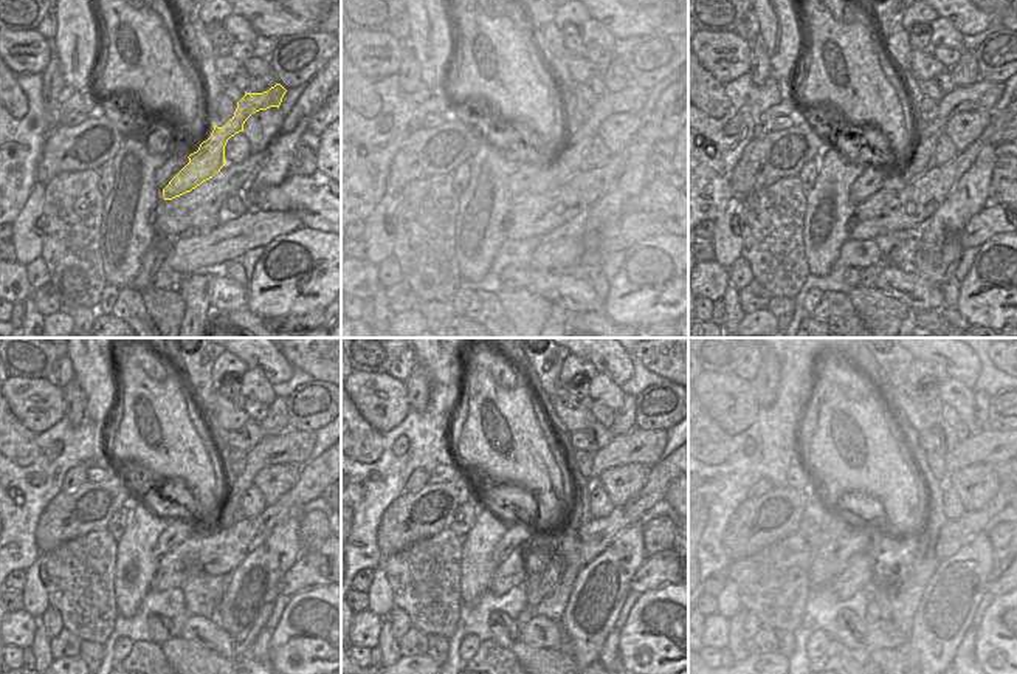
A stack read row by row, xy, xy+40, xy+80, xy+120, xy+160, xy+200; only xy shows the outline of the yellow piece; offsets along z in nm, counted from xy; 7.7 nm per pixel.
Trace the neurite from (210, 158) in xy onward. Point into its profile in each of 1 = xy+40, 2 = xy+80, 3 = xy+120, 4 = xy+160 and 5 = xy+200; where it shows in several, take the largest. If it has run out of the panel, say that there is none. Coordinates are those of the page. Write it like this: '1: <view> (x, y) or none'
1: xy+40 (631, 99)
2: xy+80 (980, 98)
3: xy+120 (292, 447)
4: xy+160 (644, 447)
5: xy+200 (890, 557)

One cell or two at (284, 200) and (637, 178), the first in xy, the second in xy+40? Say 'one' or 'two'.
two

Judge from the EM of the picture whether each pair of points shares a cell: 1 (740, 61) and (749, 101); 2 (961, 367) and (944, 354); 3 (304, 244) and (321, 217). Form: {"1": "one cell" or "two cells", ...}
{"1": "two cells", "2": "one cell", "3": "two cells"}

